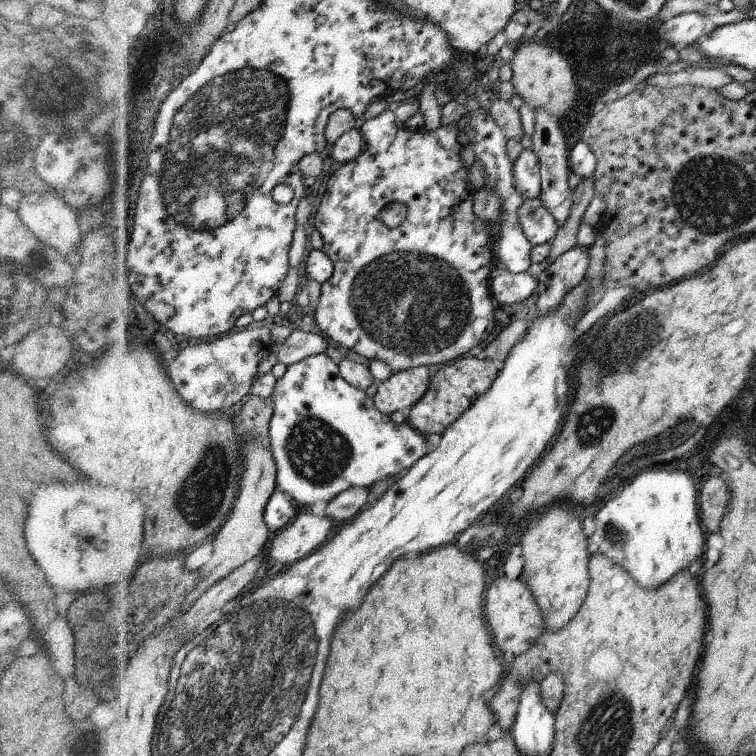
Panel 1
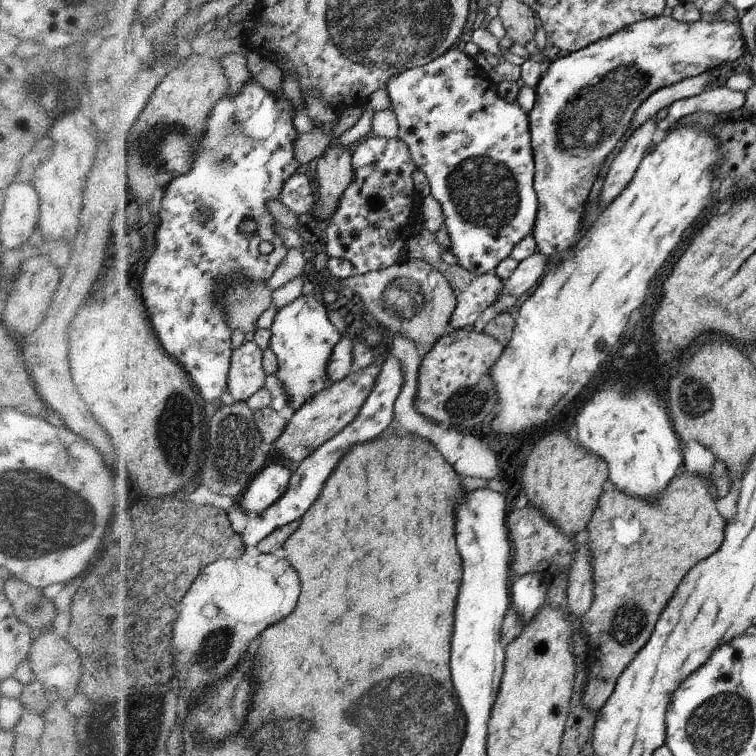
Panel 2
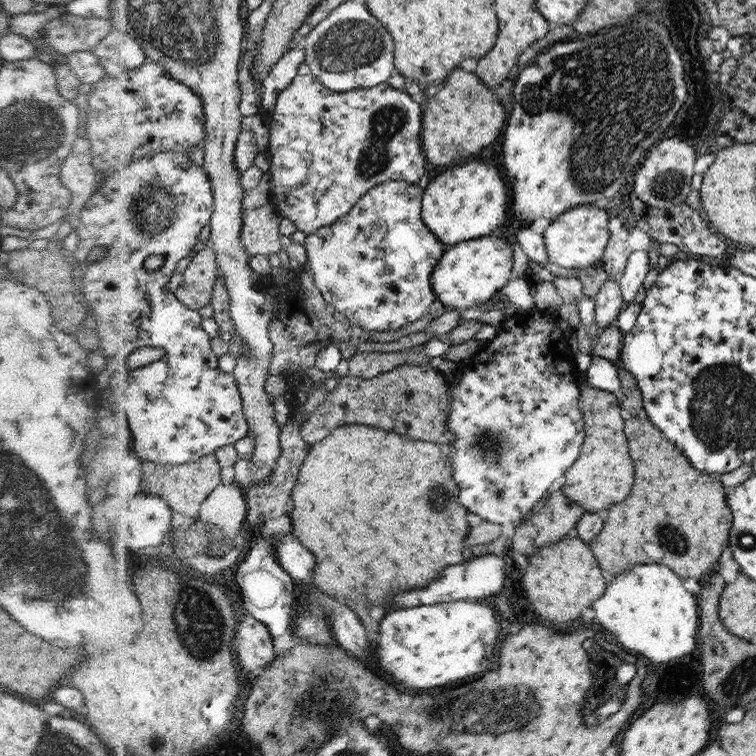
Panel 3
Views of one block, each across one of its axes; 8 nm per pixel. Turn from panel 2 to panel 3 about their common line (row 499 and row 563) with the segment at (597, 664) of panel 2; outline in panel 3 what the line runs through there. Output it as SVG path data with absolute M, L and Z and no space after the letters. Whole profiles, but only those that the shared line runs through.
M646 413L626 415L626 433L632 434L632 454L636 454L640 478L636 478L636 490L631 490L632 498L609 509L603 529L589 543L592 553L610 578L638 564L660 563L670 566L680 578L693 577L699 581L716 564L722 548L729 544L733 514L726 504L722 481L692 467L688 457Z

